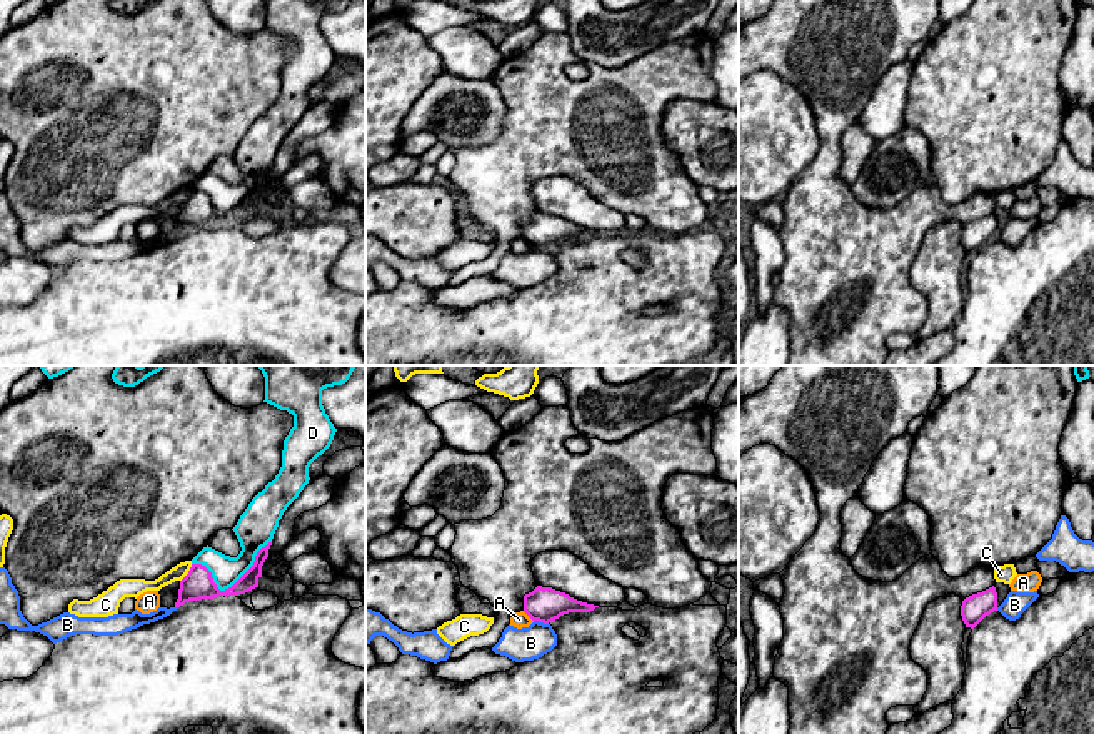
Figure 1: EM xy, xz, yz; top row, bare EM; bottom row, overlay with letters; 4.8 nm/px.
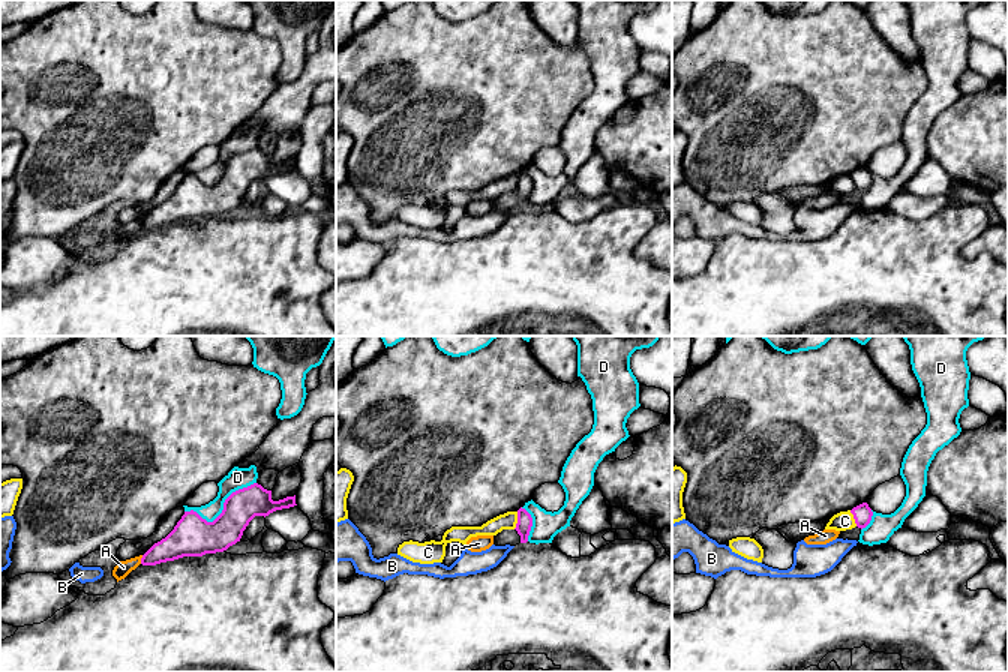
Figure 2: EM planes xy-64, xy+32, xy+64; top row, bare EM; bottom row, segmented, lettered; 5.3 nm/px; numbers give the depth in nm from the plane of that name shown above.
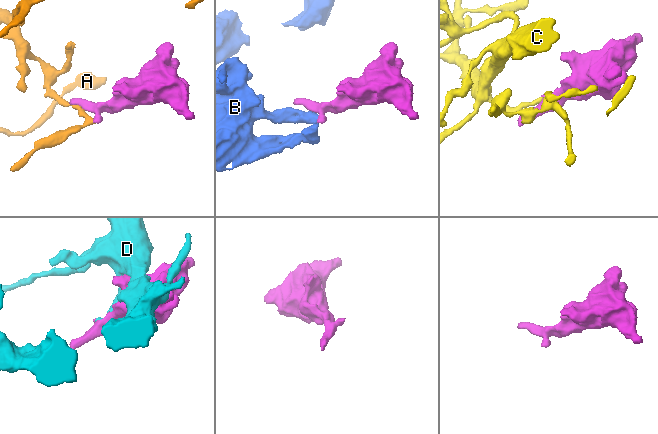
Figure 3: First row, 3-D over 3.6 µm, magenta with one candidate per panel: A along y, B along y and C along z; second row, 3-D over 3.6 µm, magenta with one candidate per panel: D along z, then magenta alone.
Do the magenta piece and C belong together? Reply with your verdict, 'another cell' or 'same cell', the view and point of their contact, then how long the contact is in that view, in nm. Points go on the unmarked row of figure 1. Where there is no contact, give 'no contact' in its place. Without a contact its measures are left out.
another cell | xy (189, 199) | 110 nm

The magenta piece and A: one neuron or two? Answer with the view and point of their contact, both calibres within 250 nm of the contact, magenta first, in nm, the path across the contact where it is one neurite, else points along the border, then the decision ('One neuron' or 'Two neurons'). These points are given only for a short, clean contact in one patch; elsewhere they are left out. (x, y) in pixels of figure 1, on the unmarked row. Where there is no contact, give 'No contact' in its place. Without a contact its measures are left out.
Touches magenta at xz (527, 241). Thickness 170 nm (magenta) against 80 nm. Boundary: xz (522, 237), (532, 247). Two neurons

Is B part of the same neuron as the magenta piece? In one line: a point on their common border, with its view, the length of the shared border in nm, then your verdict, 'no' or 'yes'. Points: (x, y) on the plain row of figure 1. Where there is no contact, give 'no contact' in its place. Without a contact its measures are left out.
xz (541, 247) | 80 nm | no

